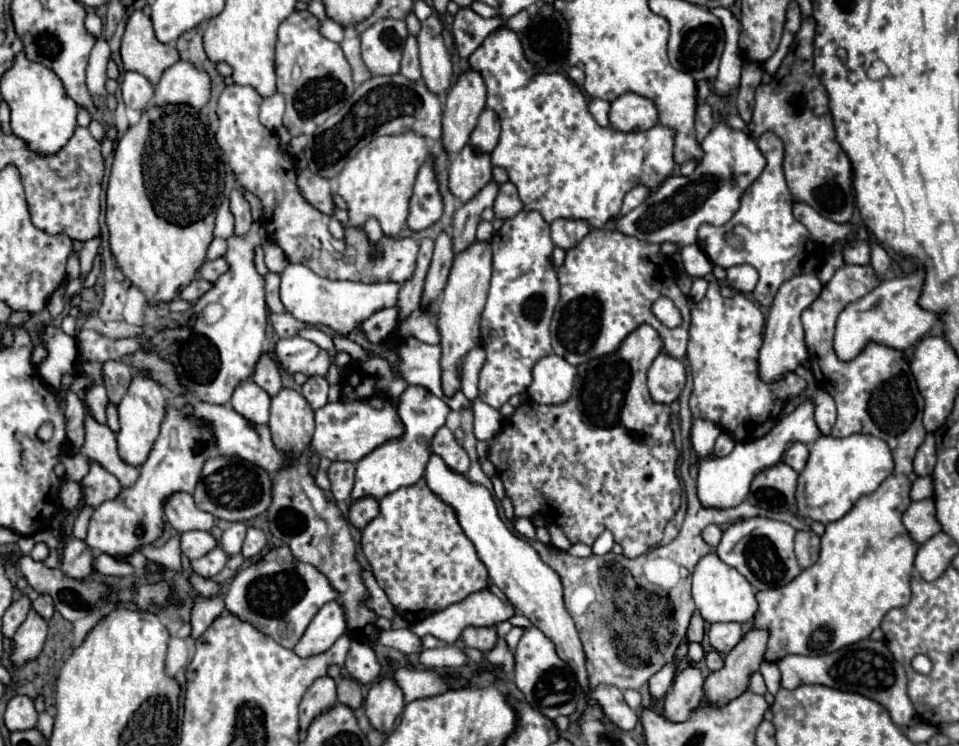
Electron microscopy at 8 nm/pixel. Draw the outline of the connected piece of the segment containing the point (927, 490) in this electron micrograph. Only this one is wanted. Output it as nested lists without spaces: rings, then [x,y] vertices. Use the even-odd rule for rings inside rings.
[[[931,475],[917,477],[913,487],[911,487],[911,499],[913,501],[921,501],[921,499],[927,499],[927,497],[933,497],[933,479],[931,479]]]

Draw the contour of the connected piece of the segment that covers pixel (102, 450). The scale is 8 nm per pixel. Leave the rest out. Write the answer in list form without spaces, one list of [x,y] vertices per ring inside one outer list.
[[[85,417],[85,443],[79,451],[89,461],[99,463],[111,475],[115,475],[123,489],[131,487],[137,481],[137,467],[129,467],[117,455],[115,433],[107,425],[99,425],[93,417]]]

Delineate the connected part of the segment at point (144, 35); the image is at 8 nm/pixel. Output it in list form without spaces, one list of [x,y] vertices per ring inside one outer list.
[[[133,11],[123,35],[121,57],[125,71],[141,73],[157,85],[163,71],[179,61],[179,51],[171,43],[157,41],[151,19],[143,11]]]

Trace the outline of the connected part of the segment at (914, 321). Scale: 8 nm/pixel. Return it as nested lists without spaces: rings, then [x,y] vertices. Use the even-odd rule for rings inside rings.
[[[917,269],[915,273],[911,273],[907,277],[881,281],[865,297],[849,303],[837,317],[835,339],[833,339],[837,357],[841,361],[851,361],[869,343],[879,343],[879,345],[885,345],[885,347],[891,347],[897,351],[905,351],[907,347],[915,345],[937,321],[937,315],[933,315],[931,311],[925,311],[917,305],[917,299],[921,295],[921,285],[923,285],[923,271]]]

